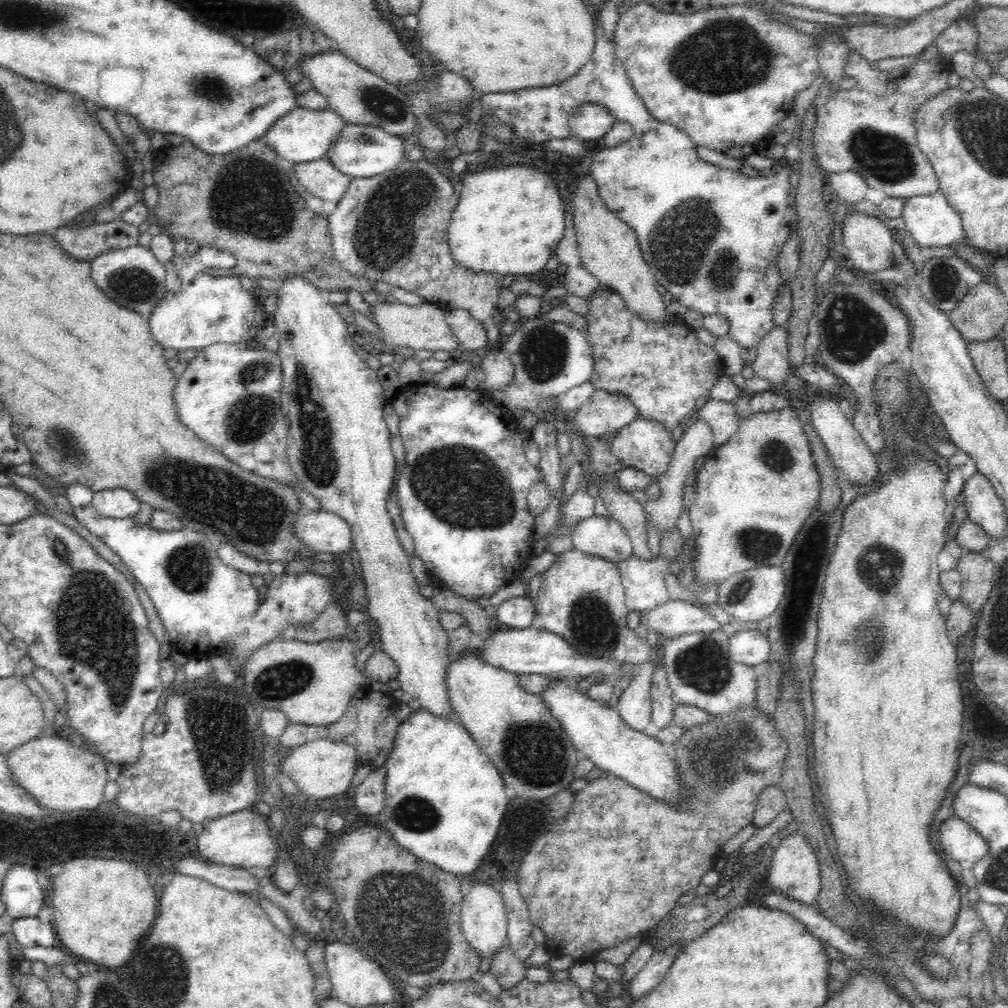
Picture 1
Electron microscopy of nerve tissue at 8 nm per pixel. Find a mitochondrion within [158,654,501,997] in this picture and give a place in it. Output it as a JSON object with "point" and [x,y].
{"point":[407,924]}

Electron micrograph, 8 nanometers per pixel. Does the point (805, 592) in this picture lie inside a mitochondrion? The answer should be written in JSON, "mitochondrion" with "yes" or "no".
{"mitochondrion":"no"}

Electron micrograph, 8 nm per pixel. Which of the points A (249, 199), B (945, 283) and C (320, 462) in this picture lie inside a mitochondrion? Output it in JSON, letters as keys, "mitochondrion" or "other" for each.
{"A":"mitochondrion","B":"mitochondrion","C":"mitochondrion"}

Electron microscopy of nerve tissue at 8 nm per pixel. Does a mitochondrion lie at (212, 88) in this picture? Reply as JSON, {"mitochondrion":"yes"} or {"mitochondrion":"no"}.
{"mitochondrion":"yes"}

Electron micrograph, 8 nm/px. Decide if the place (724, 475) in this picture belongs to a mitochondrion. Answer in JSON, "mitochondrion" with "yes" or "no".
{"mitochondrion":"no"}

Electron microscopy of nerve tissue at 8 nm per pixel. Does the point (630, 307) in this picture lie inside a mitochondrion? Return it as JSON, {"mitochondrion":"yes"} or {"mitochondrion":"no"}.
{"mitochondrion":"no"}

